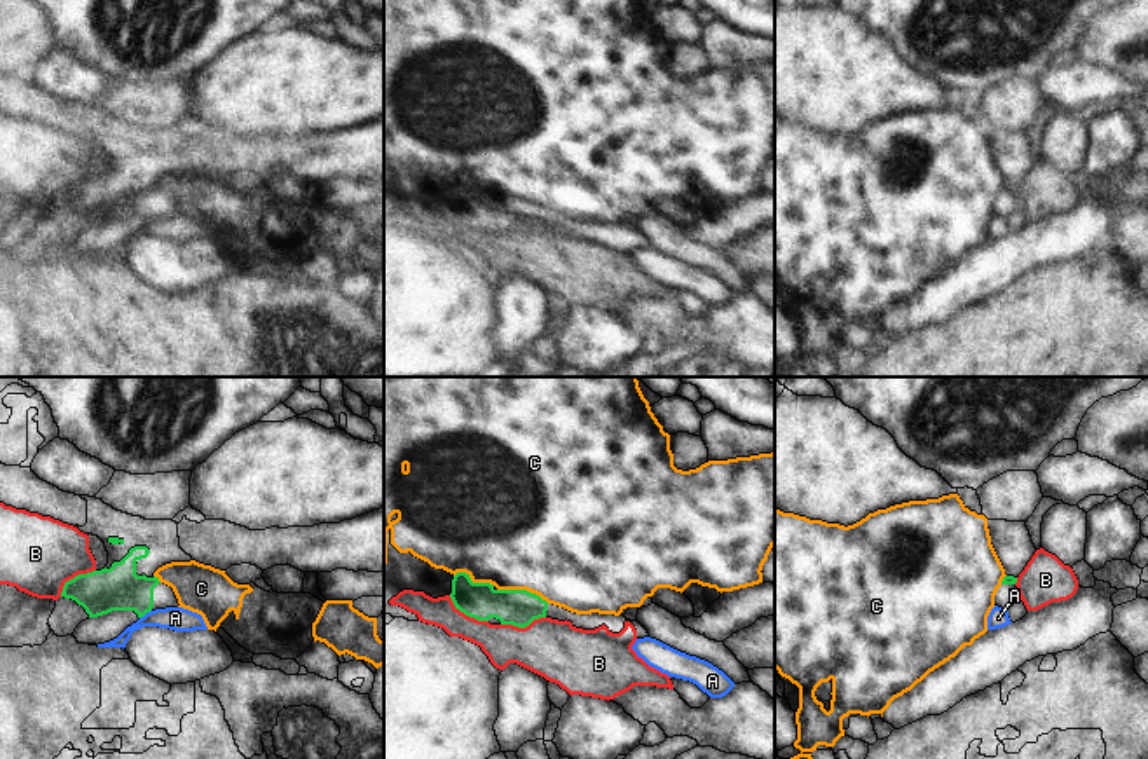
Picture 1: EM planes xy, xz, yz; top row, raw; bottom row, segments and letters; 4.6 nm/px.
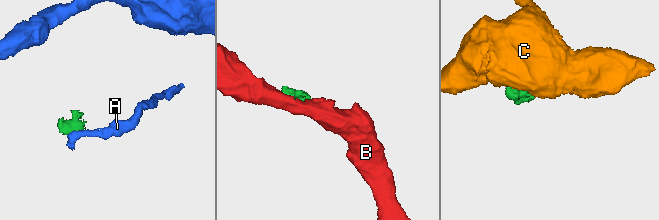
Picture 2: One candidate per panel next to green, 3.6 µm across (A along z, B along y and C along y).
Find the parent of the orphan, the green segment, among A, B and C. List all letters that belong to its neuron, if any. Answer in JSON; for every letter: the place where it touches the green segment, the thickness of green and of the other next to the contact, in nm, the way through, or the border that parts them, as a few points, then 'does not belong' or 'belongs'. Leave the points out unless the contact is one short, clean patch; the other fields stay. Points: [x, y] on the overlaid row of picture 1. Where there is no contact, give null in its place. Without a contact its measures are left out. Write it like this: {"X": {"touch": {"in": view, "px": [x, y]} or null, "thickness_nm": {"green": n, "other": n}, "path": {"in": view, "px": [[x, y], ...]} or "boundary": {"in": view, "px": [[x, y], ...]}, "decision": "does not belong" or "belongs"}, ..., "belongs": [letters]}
{"A": {"touch": {"in": "xy", "px": [145, 613]}, "thickness_nm": {"green": 200, "other": 110}, "boundary": {"in": "xy", "px": [[150, 609], [140, 618]]}, "decision": "does not belong"}, "B": {"touch": {"in": "xz", "px": [466, 615]}, "thickness_nm": {"green": 170, "other": 180}, "decision": "does not belong"}, "C": {"touch": {"in": "xz", "px": [524, 590]}, "thickness_nm": {"green": 170, "other": 500}, "decision": "does not belong"}, "belongs": []}

